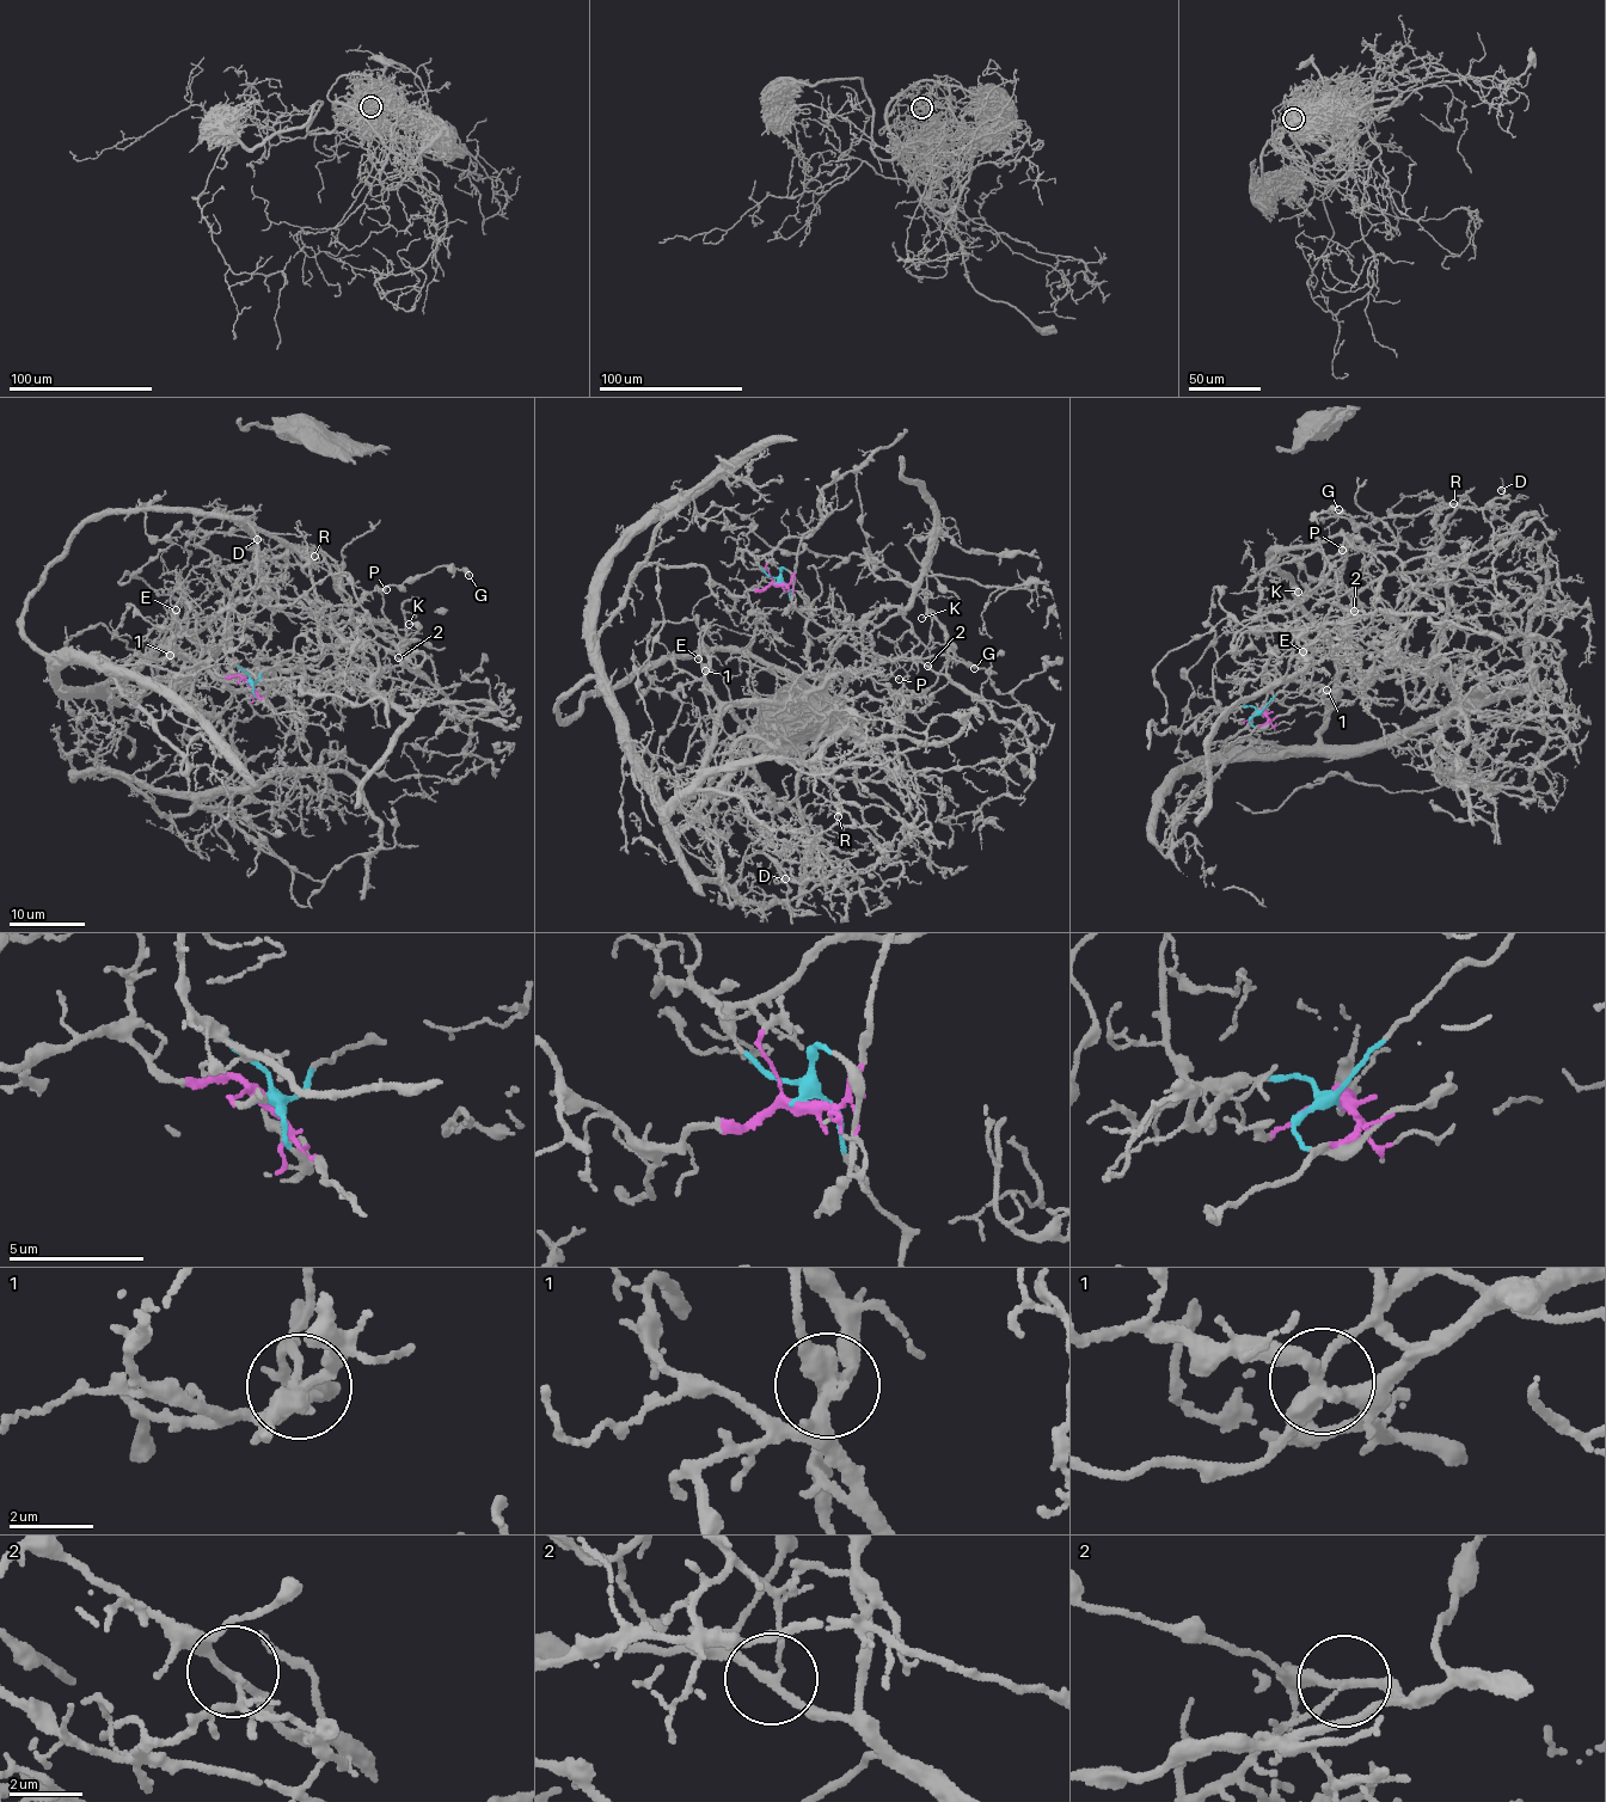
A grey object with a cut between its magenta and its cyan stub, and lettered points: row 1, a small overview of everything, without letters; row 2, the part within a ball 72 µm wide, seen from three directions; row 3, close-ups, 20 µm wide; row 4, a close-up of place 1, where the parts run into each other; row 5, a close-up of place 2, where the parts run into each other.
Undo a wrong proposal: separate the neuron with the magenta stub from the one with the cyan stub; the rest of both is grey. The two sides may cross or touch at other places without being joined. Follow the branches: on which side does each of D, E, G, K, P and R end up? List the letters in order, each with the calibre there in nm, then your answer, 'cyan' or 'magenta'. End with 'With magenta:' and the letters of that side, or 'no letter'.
D: calibre 180 nm; magenta
E: calibre 140 nm; magenta
G: calibre 340 nm; cyan
K: calibre 200 nm; cyan
P: calibre 170 nm; magenta
R: calibre 170 nm; magenta
With magenta: D, E, P, R

